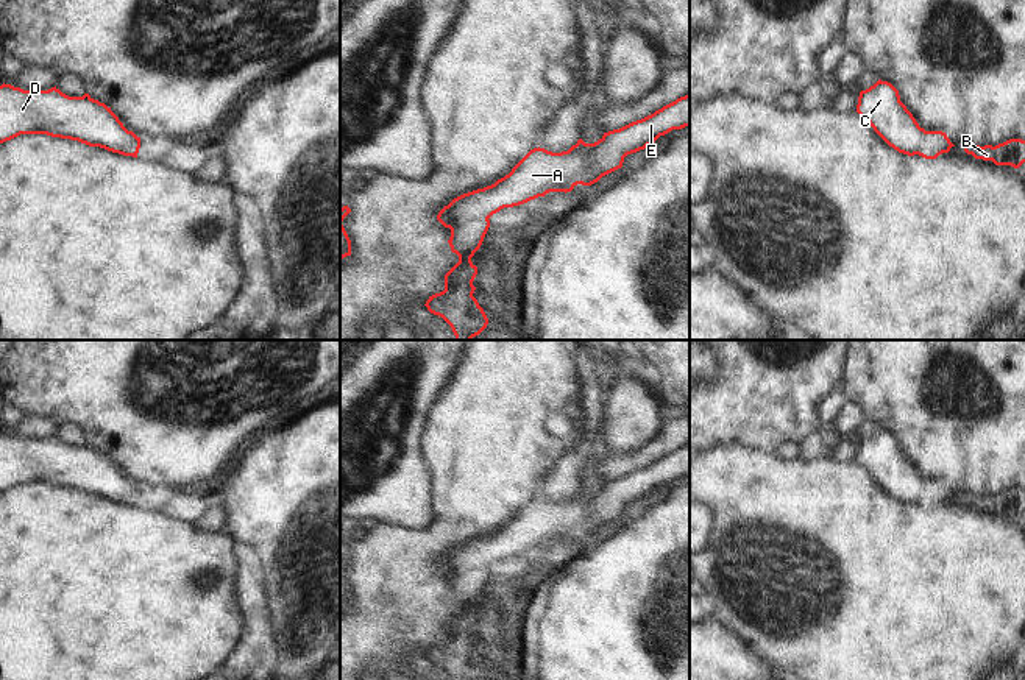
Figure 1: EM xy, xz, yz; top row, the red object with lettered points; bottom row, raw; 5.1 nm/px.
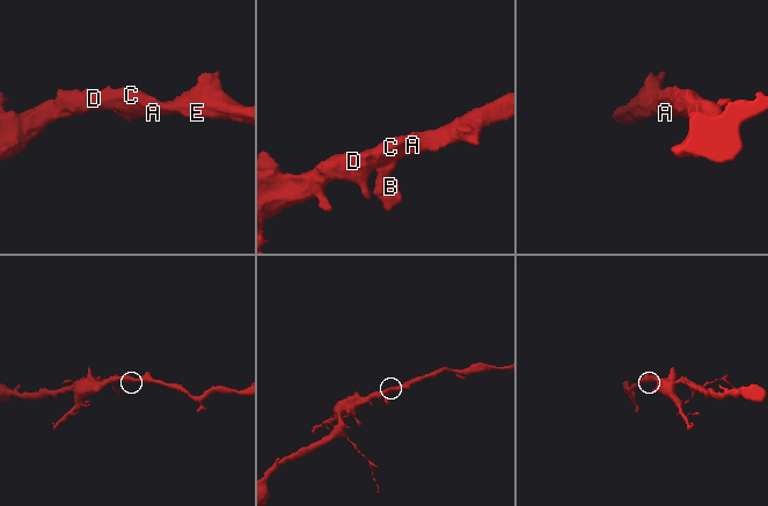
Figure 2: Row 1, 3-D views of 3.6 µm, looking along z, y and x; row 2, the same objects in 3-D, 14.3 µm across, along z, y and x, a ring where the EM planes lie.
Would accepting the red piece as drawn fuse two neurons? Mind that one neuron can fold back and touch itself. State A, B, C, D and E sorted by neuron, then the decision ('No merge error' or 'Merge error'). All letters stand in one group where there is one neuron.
Groups: A B C D E. No merge error

